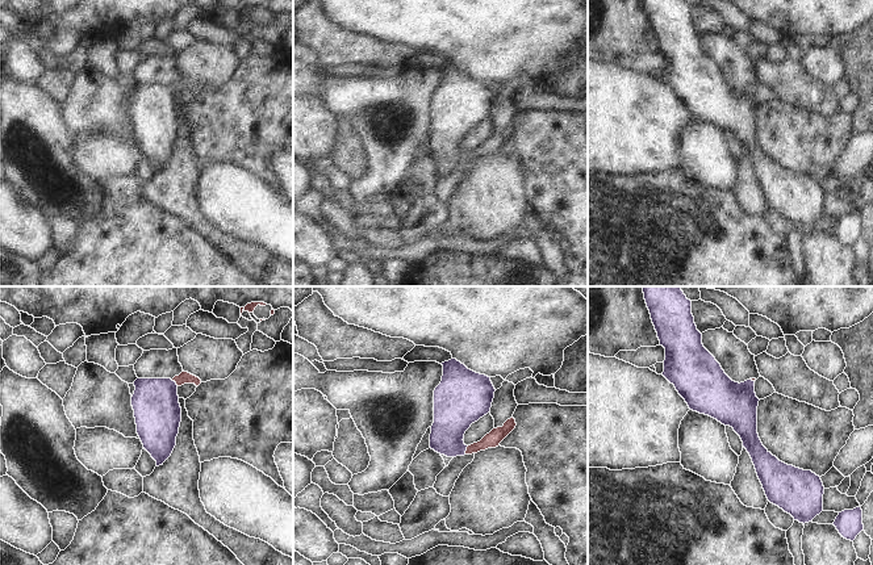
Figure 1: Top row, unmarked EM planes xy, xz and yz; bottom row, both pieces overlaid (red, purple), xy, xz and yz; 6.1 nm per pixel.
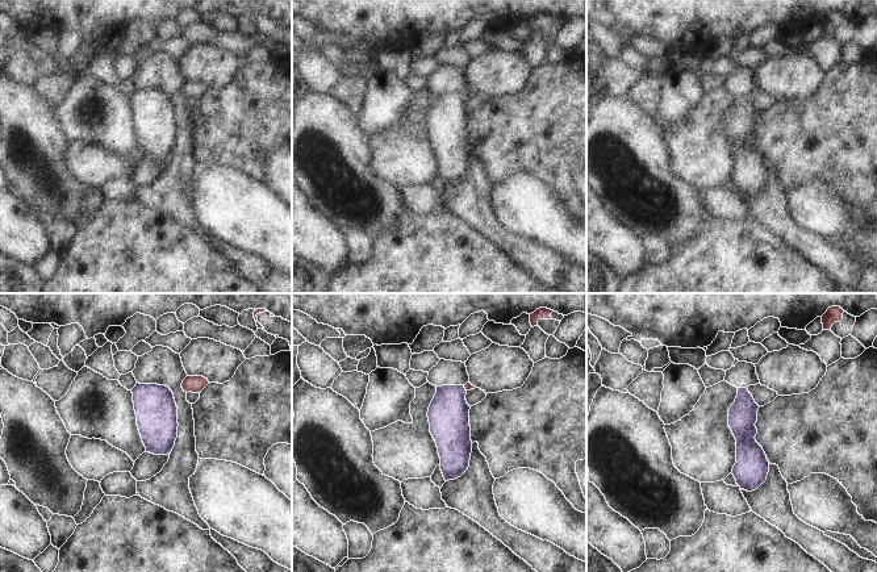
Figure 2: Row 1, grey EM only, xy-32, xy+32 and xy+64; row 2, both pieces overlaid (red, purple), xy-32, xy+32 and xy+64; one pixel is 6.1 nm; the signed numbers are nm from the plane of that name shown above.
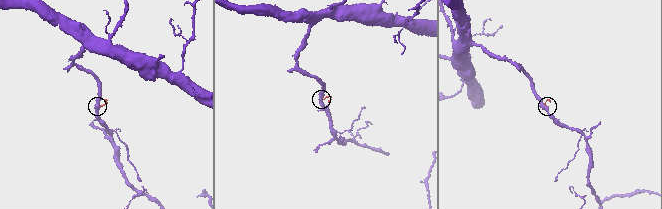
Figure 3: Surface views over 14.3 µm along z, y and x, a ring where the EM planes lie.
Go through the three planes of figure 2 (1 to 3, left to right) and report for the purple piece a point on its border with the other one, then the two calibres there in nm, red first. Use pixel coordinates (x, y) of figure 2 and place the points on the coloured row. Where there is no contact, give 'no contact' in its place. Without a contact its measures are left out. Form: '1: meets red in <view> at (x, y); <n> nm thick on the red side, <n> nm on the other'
1: no contact
2: meets red in xy+32 at (464, 387); 50 nm thick on the red side, 260 nm on the other
3: no contact

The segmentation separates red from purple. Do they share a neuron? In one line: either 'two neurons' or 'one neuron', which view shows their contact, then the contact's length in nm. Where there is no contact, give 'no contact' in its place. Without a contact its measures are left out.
one neuron | xz | 60 nm

